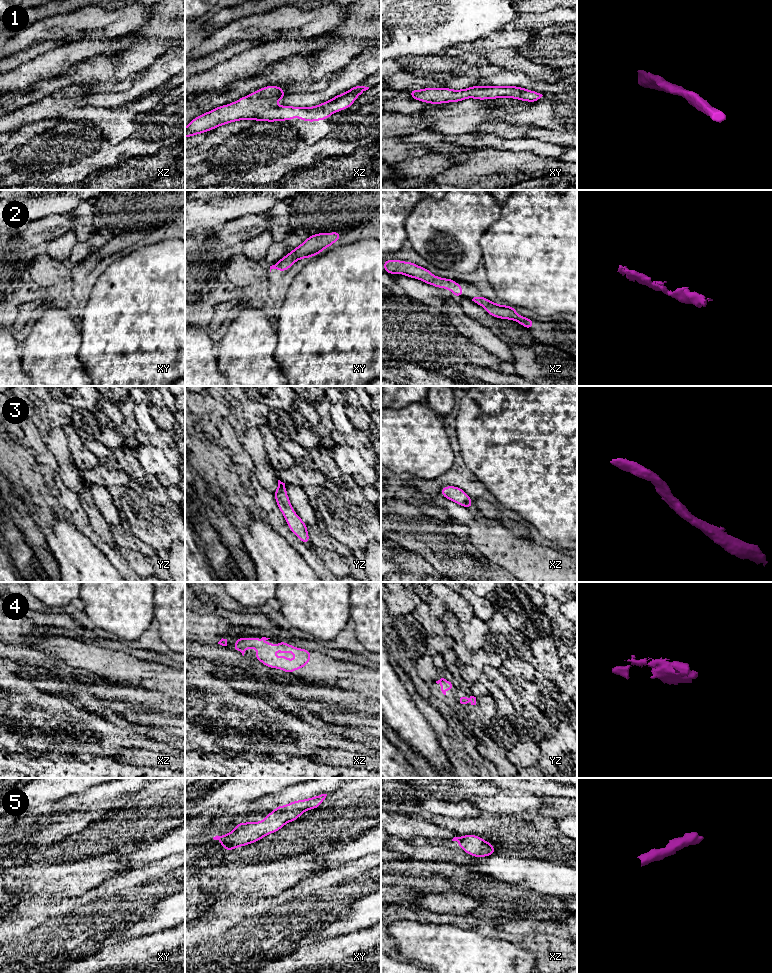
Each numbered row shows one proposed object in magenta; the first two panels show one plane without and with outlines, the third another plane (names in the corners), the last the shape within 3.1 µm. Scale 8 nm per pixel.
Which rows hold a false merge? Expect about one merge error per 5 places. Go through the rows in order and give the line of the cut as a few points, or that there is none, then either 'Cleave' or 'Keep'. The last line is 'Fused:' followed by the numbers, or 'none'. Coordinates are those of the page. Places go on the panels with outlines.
1: No split. Keep
2: No split. Keep
3: No split. Keep
4: No split. Keep
5: No split. Keep
Fused: none

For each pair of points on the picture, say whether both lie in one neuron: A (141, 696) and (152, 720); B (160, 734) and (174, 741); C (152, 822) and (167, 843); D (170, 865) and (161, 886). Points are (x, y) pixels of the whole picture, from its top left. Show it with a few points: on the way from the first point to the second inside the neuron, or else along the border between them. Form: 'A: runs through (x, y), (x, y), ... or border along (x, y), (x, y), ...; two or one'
A: runs through (150, 697), (164, 711), (161, 715); one
B: runs through (163, 736), (171, 740); one
C: border along (174, 827), (160, 834); two
D: runs through (170, 870), (161, 881); one

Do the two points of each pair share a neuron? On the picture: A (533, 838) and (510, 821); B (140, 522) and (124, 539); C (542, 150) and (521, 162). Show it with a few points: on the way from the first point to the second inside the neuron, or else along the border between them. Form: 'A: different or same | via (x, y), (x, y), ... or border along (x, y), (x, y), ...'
A: same | via (527, 835), (524, 835), (516, 827)
B: different | border along (123, 517), (128, 523), (130, 530), (150, 546)
C: different | border along (512, 150), (531, 151), (538, 156)

